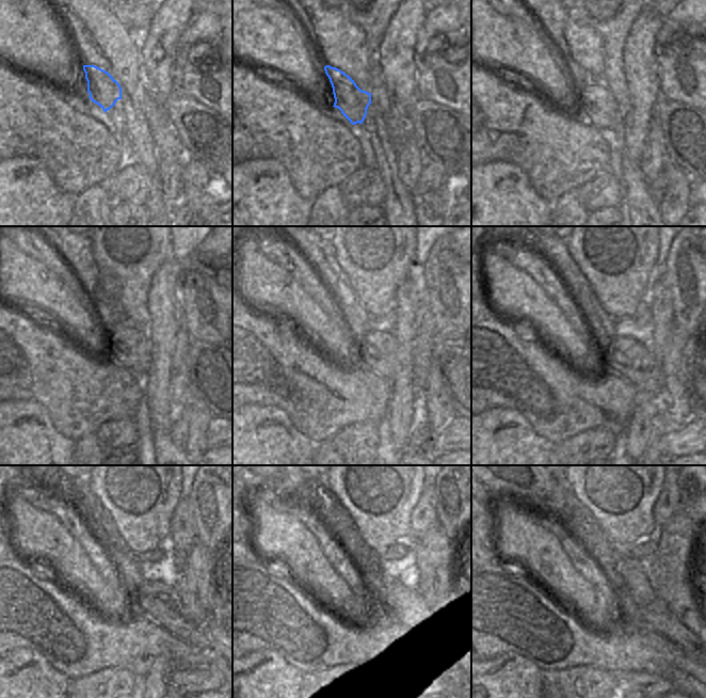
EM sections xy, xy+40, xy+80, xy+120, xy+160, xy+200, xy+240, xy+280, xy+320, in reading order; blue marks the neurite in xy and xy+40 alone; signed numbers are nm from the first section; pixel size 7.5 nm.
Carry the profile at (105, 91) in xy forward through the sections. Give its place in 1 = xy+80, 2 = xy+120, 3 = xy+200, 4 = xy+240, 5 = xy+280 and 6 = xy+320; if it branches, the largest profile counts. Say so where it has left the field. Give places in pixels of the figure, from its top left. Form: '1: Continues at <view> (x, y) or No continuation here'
1: Continues at xy+80 (599, 109)
2: Continues at xy+120 (131, 349)
3: Continues at xy+200 (625, 357)
4: Continues at xy+240 (156, 600)
5: Continues at xy+280 (405, 605)
6: Continues at xy+320 (656, 616).

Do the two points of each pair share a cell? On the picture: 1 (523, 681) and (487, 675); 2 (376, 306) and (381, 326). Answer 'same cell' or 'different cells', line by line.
1: same cell
2: different cells

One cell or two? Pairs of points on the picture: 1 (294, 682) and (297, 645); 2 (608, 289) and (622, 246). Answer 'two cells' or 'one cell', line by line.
1: two cells
2: one cell

